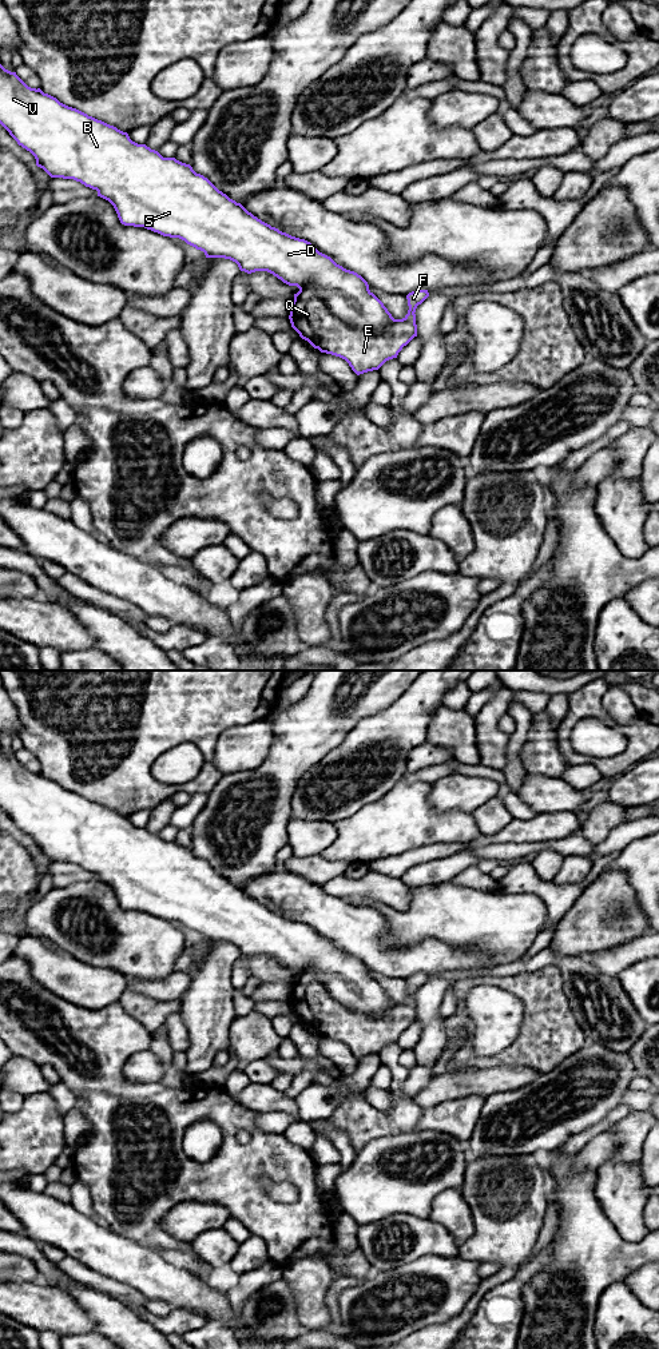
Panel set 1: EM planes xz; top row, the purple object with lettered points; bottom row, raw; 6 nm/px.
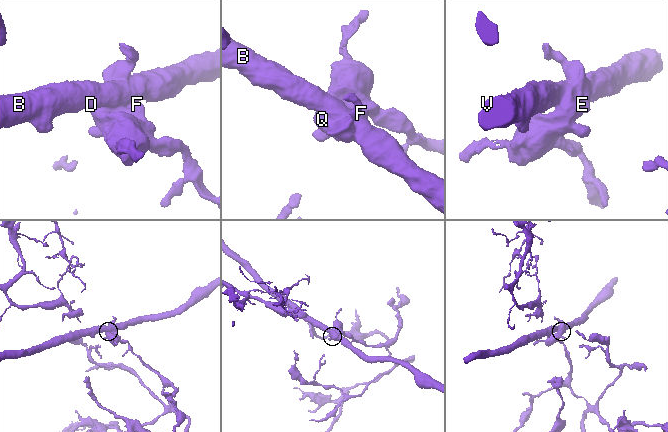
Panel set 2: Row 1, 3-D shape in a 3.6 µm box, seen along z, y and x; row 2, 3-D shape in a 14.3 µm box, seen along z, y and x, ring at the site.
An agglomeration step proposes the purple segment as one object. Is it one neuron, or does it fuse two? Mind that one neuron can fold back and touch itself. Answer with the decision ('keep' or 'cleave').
cleave

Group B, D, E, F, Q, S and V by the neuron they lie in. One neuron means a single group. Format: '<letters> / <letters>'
B D S V / E F Q

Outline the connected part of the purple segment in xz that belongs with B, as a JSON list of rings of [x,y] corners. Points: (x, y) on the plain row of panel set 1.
[[[0,748],[0,808],[19,829],[29,835],[36,849],[51,861],[74,863],[98,875],[108,884],[124,910],[144,911],[163,920],[179,922],[205,936],[206,942],[225,942],[235,946],[247,958],[267,955],[289,970],[301,974],[313,972],[327,992],[352,1011],[368,1016],[386,1016],[394,1002],[384,987],[369,974],[368,966],[354,955],[337,948],[330,940],[319,936],[310,926],[291,920],[262,906],[241,887],[219,875],[207,861],[196,857],[190,848],[175,841],[163,841],[146,828],[132,825],[127,816],[60,787],[40,772],[28,771],[16,756]]]

